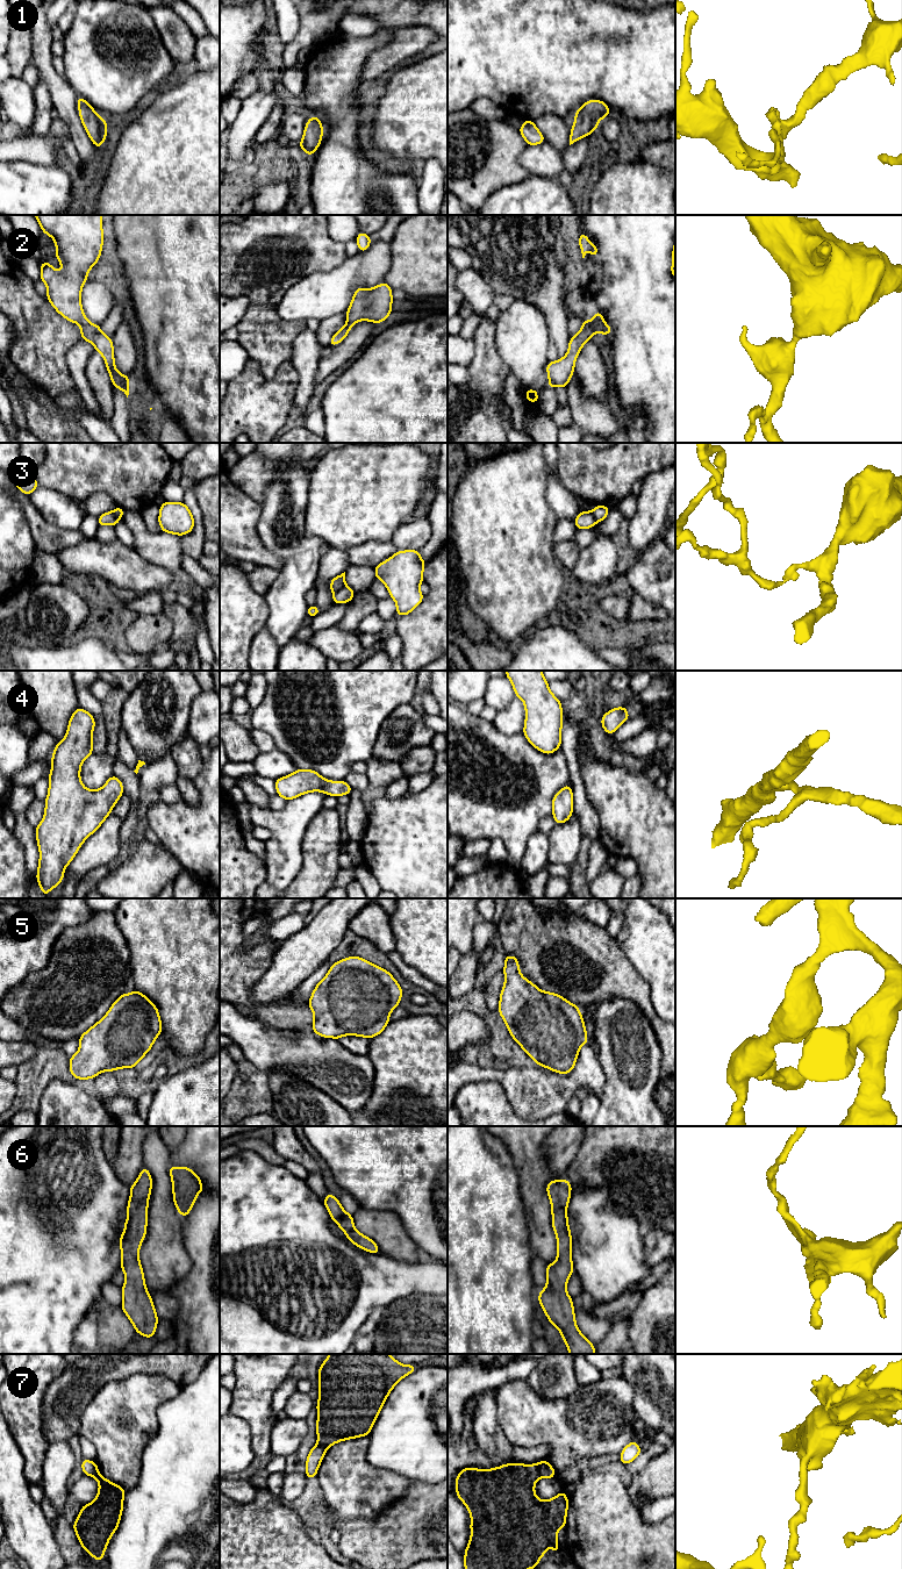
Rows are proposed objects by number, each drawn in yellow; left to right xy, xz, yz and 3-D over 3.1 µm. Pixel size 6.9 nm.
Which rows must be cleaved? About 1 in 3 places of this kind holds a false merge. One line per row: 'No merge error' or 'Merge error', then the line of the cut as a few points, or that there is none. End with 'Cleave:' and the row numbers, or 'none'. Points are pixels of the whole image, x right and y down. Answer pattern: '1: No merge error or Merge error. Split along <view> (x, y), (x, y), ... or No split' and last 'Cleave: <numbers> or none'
1: No merge error. No split
2: No merge error. No split
3: Merge error. Split along xz (345, 585), (334, 593)
4: No merge error. No split
5: No merge error. No split
6: No merge error. No split
7: Merge error. Split along yz (535, 1464), (541, 1476)
Cleave: 3, 7

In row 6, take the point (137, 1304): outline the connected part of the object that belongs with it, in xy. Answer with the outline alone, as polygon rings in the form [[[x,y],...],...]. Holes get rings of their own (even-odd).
[[[143,1167],[136,1182],[130,1185],[130,1198],[127,1205],[128,1217],[120,1237],[121,1269],[126,1282],[121,1287],[123,1299],[121,1308],[135,1327],[135,1331],[153,1338],[158,1317],[150,1294],[148,1292],[144,1271],[139,1262],[139,1247],[146,1235],[148,1205],[152,1189],[152,1178]]]

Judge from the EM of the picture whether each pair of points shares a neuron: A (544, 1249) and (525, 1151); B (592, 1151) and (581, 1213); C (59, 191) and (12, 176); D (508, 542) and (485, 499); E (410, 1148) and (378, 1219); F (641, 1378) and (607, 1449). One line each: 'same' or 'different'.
A: same
B: different
C: same
D: same
E: different
F: different

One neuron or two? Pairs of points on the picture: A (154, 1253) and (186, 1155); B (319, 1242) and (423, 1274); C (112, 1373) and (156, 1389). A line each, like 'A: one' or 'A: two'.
A: two
B: one
C: two

